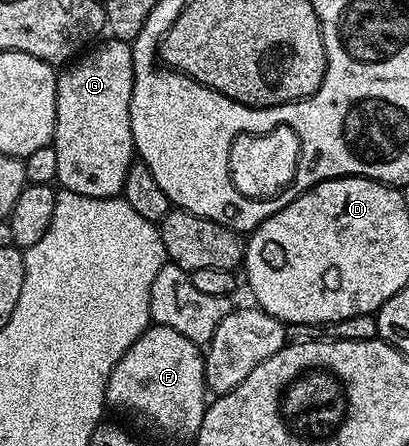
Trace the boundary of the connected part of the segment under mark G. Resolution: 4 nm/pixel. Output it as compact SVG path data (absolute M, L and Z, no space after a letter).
M109 37L81 53L56 79L56 137L58 152L56 182L78 196L115 198L123 195L126 176L134 165L136 145L130 128L130 96L134 88L134 56L131 45Z

